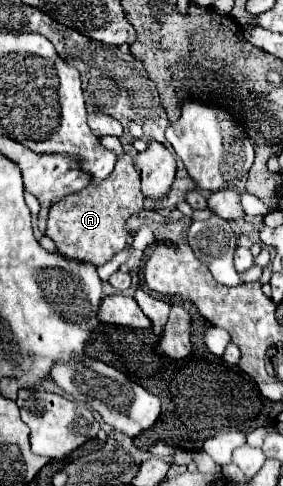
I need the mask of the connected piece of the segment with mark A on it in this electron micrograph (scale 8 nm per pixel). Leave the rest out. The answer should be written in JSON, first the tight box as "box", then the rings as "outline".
{"box":[46,153,144,265],"outline":[[[124,153],[118,157],[112,175],[100,187],[88,185],[86,189],[70,193],[52,203],[46,235],[56,243],[58,251],[64,257],[104,265],[126,247],[130,235],[126,229],[126,219],[132,213],[138,213],[142,209],[142,203],[144,195],[140,191],[140,175],[134,167],[132,157]]]}

